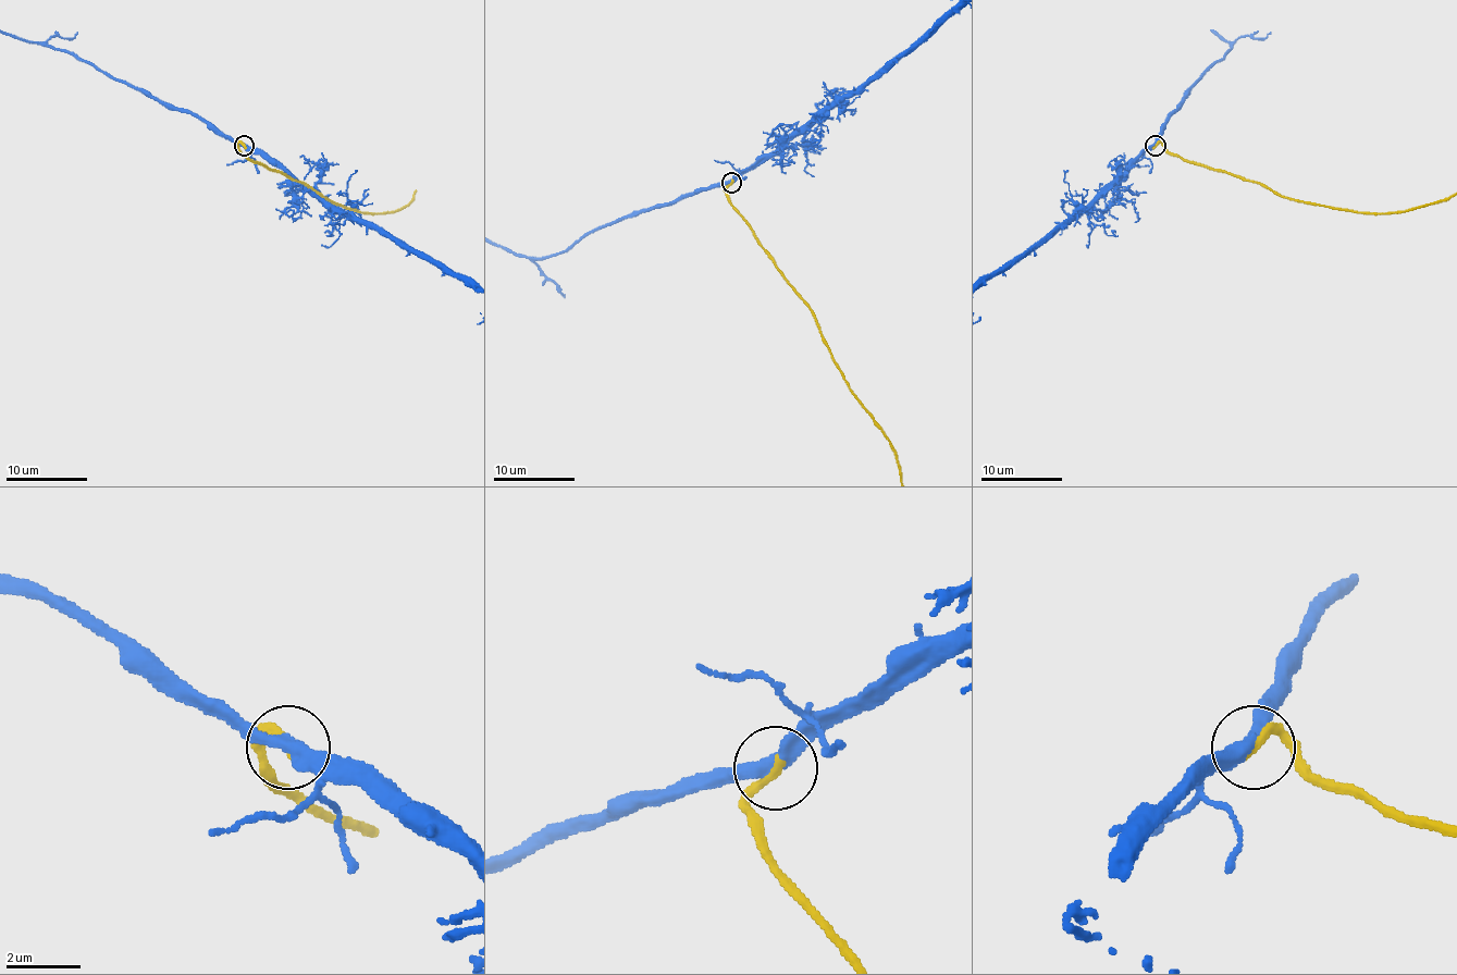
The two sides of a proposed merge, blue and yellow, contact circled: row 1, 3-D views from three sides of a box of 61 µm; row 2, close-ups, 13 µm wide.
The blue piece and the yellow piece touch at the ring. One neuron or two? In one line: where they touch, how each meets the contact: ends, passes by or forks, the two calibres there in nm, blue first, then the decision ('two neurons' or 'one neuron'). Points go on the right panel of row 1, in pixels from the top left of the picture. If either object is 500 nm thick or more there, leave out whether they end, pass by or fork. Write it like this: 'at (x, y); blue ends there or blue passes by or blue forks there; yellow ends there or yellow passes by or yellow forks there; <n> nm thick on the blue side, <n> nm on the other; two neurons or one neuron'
at (1156, 146); blue passes by; yellow ends there; 400 nm thick on the blue side, 280 nm on the other; one neuron

